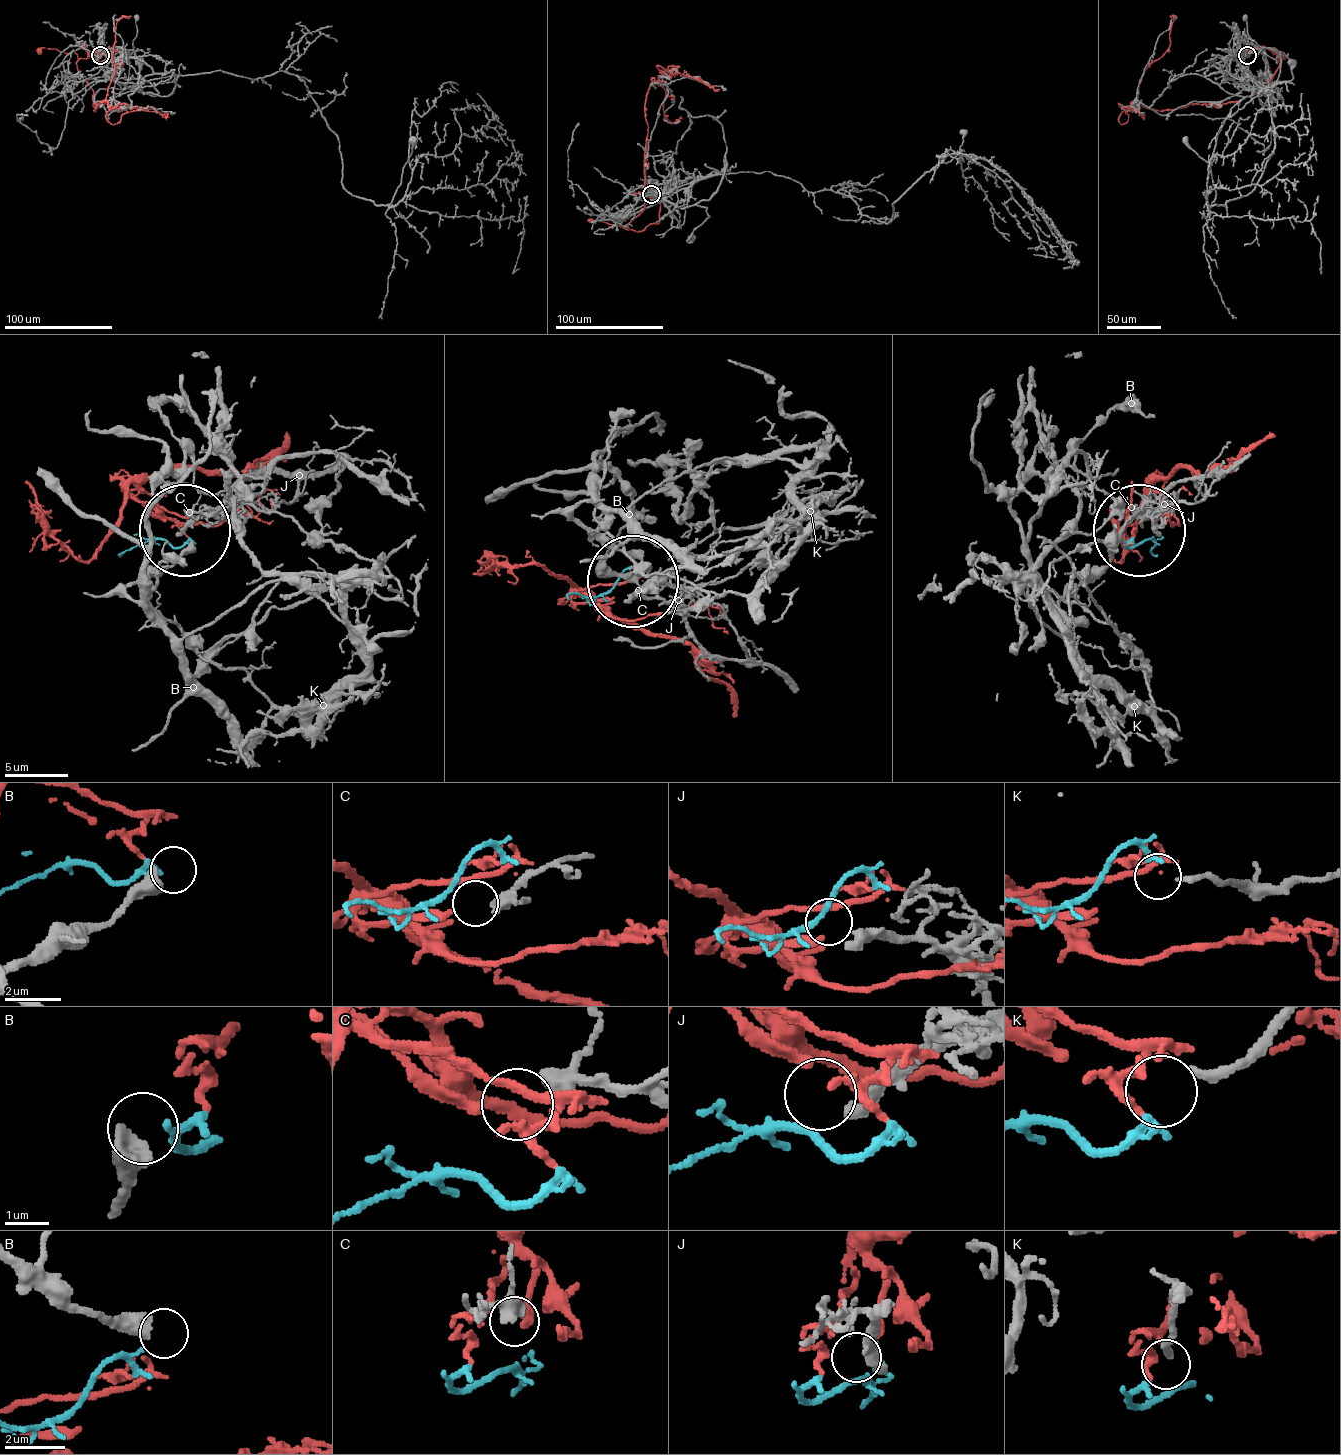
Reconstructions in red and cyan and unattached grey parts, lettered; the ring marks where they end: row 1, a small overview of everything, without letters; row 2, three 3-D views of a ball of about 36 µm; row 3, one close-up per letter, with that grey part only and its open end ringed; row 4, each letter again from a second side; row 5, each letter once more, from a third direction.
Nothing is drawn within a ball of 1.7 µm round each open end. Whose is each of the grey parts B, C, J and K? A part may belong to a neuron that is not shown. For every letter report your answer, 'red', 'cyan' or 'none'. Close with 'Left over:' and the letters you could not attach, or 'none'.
B: none
C: red
J: none
K: cyan
Left over: B, J

